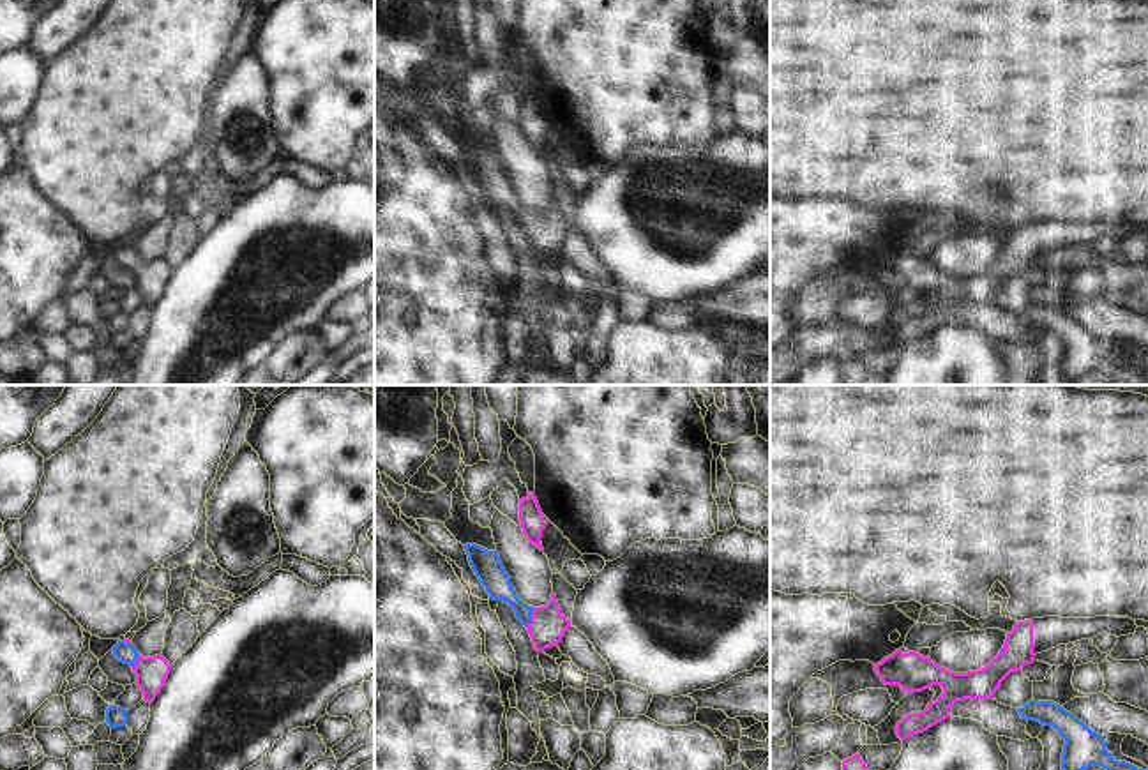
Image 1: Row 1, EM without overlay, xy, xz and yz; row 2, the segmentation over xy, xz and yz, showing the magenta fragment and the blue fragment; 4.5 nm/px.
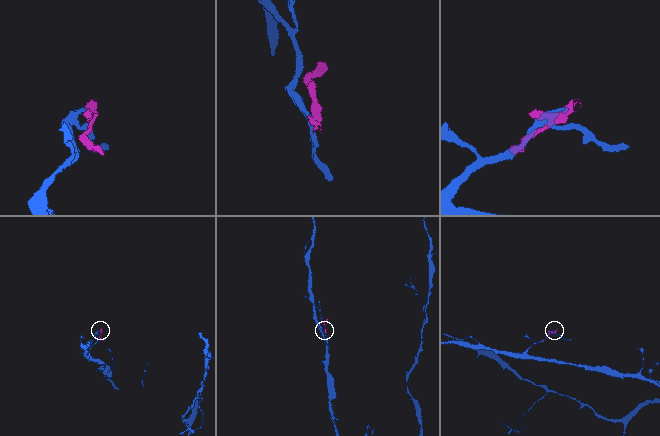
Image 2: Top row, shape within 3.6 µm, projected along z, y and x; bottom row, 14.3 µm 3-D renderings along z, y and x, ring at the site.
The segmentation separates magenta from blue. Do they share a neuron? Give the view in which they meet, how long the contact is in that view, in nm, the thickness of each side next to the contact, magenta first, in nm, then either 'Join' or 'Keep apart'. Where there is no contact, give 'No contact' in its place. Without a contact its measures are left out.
Touches magenta in xz. Shared border 100 nm. Thickness 160 nm (magenta) against 120 nm. Join

